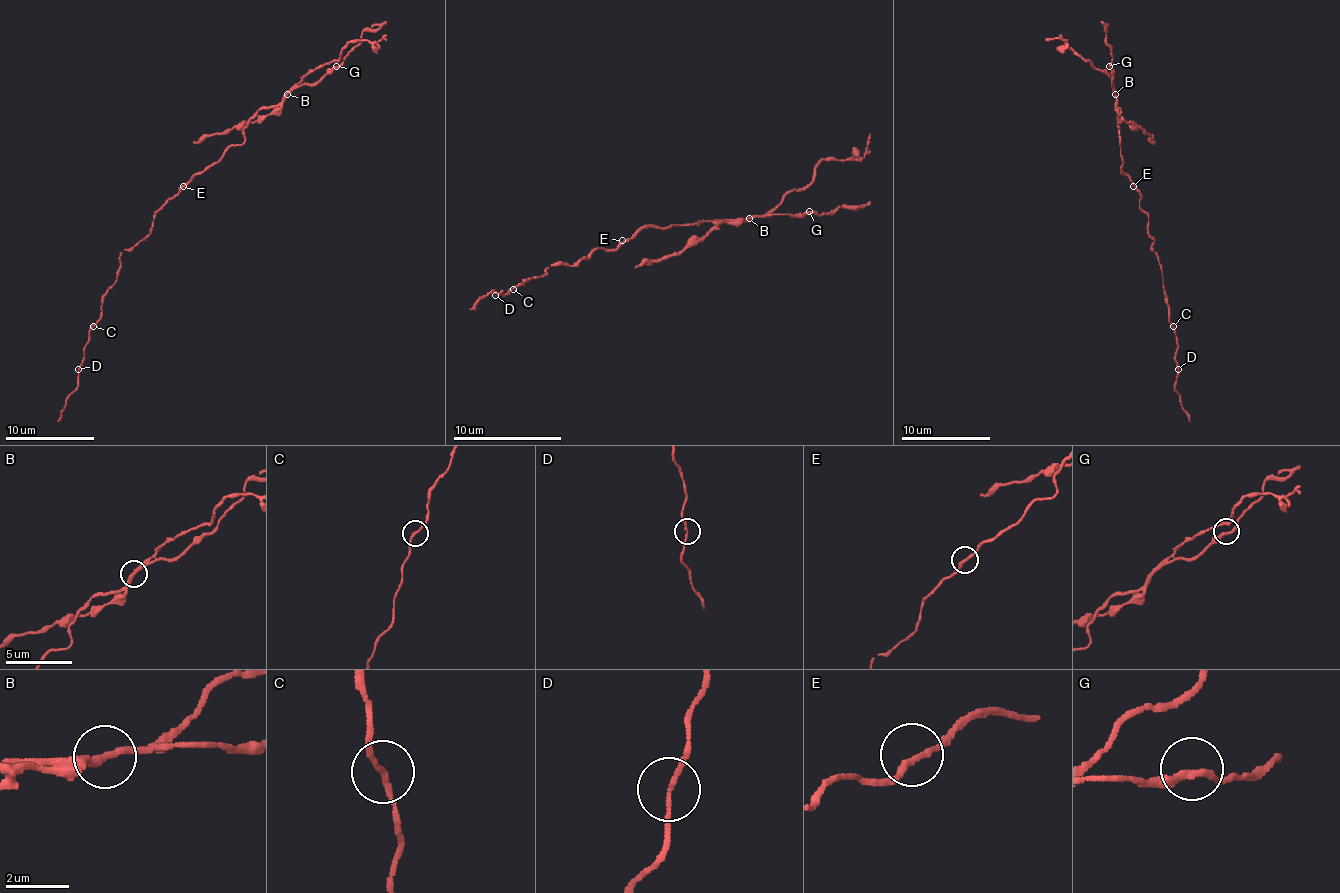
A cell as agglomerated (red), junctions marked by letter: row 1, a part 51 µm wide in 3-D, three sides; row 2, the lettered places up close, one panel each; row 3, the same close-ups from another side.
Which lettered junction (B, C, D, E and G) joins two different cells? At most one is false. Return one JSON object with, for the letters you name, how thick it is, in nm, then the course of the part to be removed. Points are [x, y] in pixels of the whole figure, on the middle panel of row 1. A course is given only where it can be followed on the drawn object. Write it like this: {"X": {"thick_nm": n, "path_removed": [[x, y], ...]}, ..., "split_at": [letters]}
{"B": {"thick_nm": 240, "path_removed": [[750, 219], [766, 216], [790, 192], [809, 184], [815, 167], [825, 159], [861, 159], [869, 135]]}, "split_at": ["B"]}

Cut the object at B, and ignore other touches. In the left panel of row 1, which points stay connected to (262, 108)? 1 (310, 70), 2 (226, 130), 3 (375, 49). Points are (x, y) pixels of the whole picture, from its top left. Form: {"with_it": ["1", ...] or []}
{"with_it": []}

